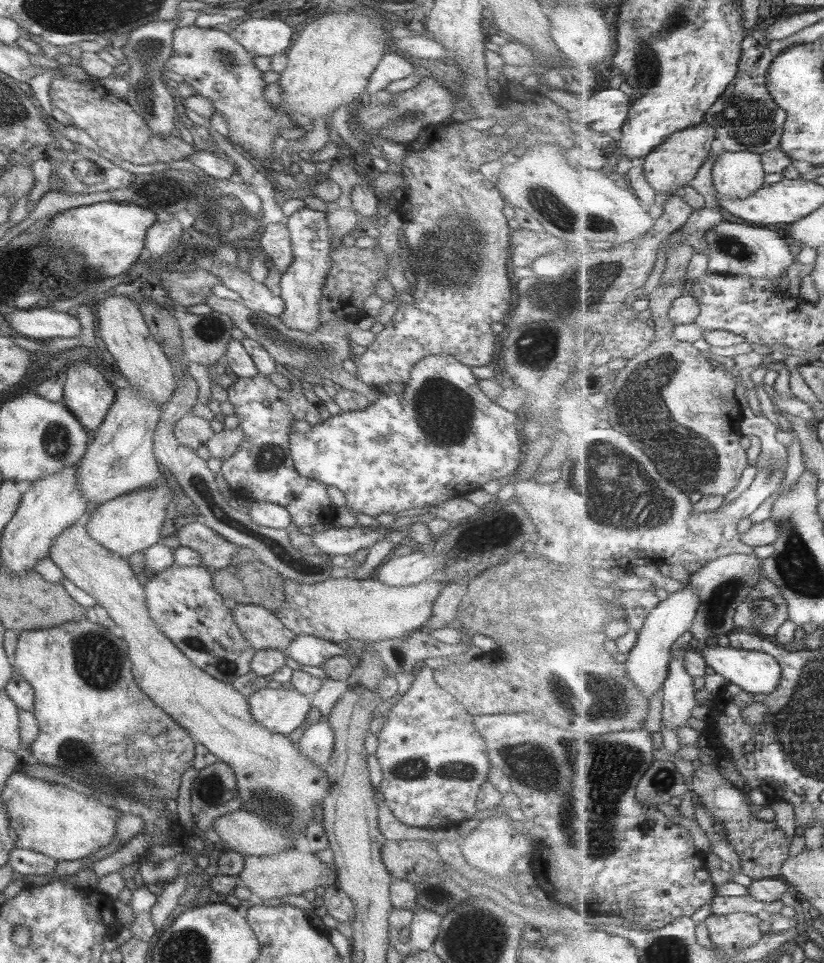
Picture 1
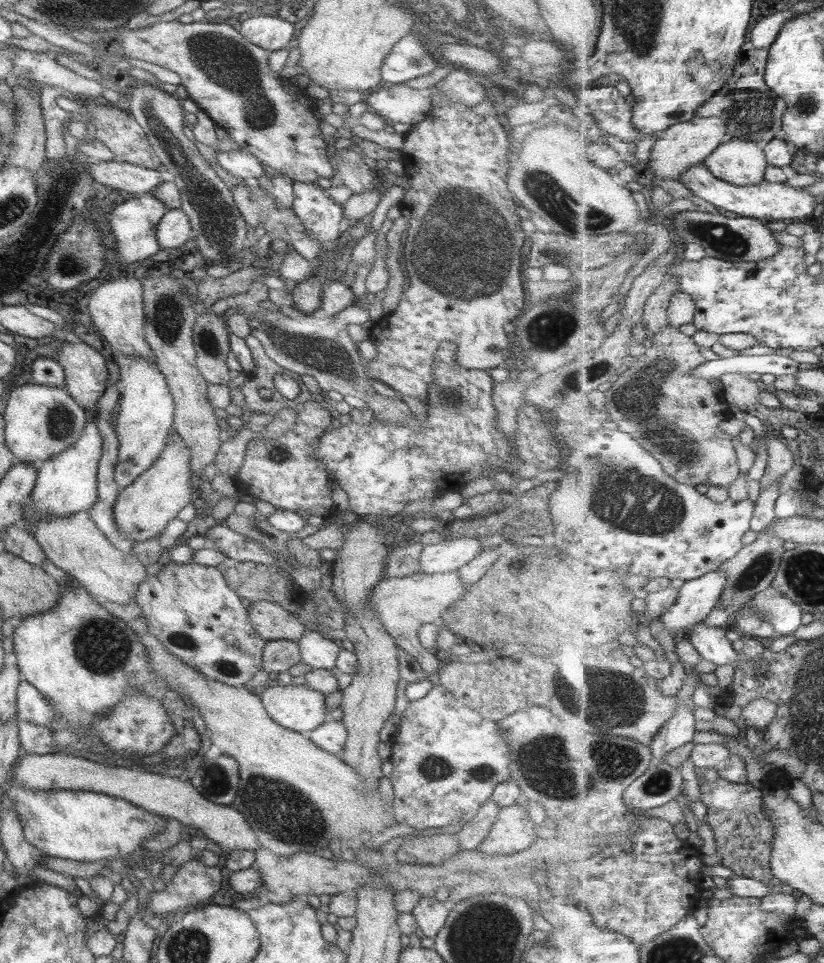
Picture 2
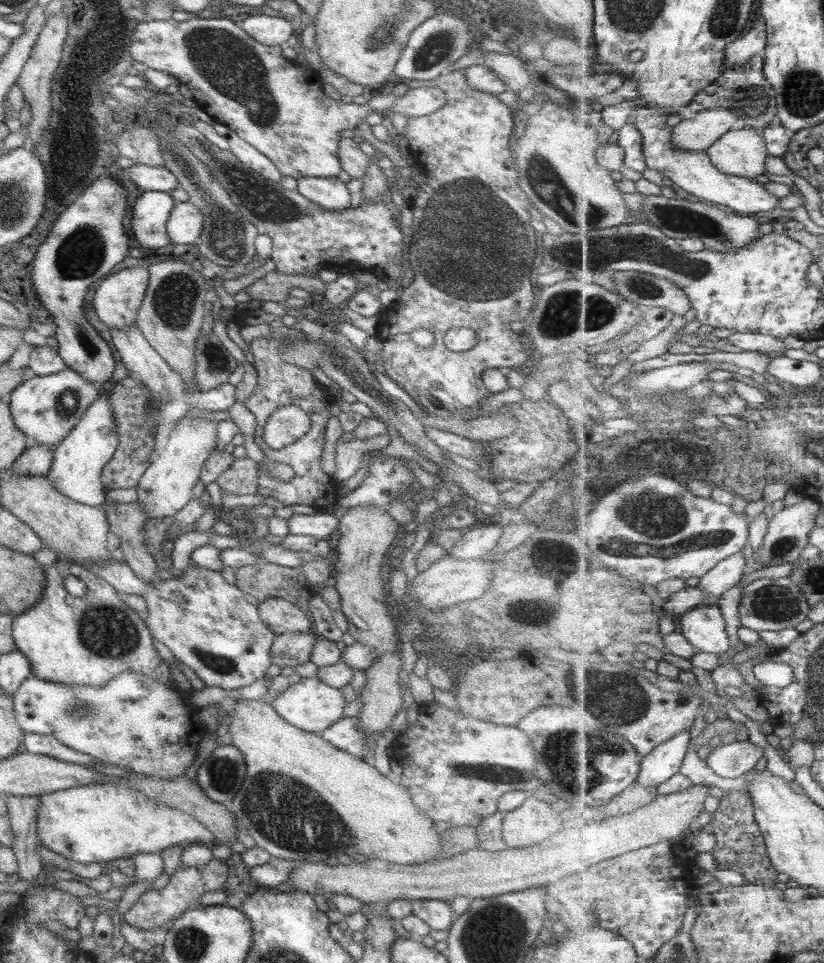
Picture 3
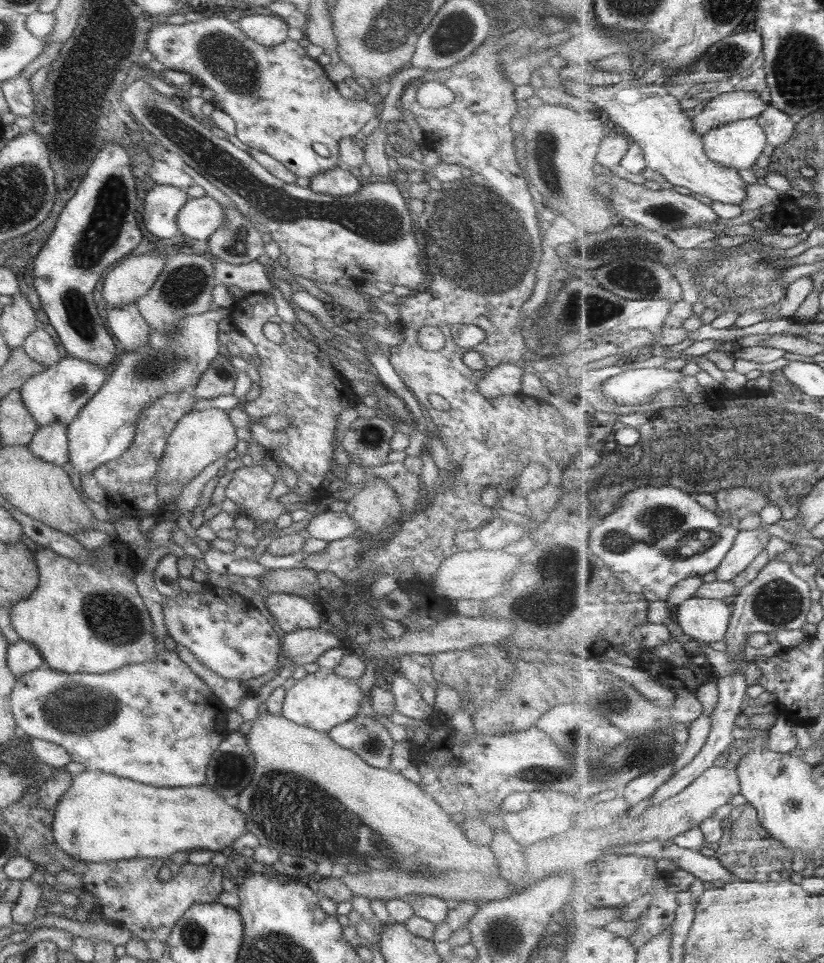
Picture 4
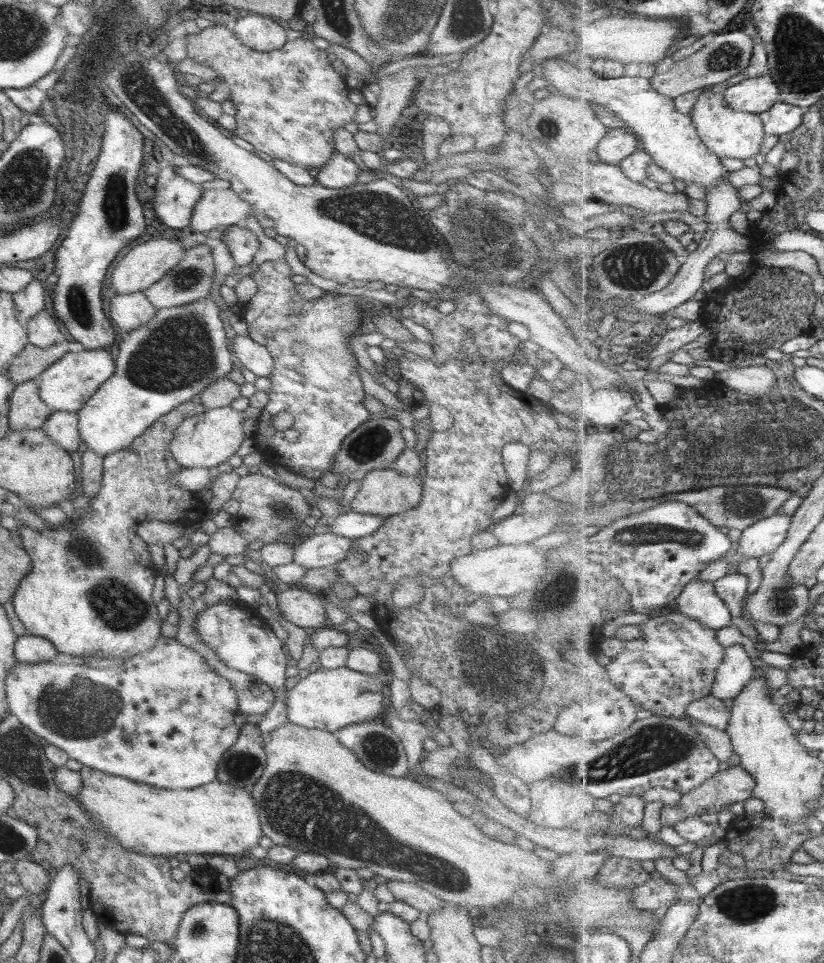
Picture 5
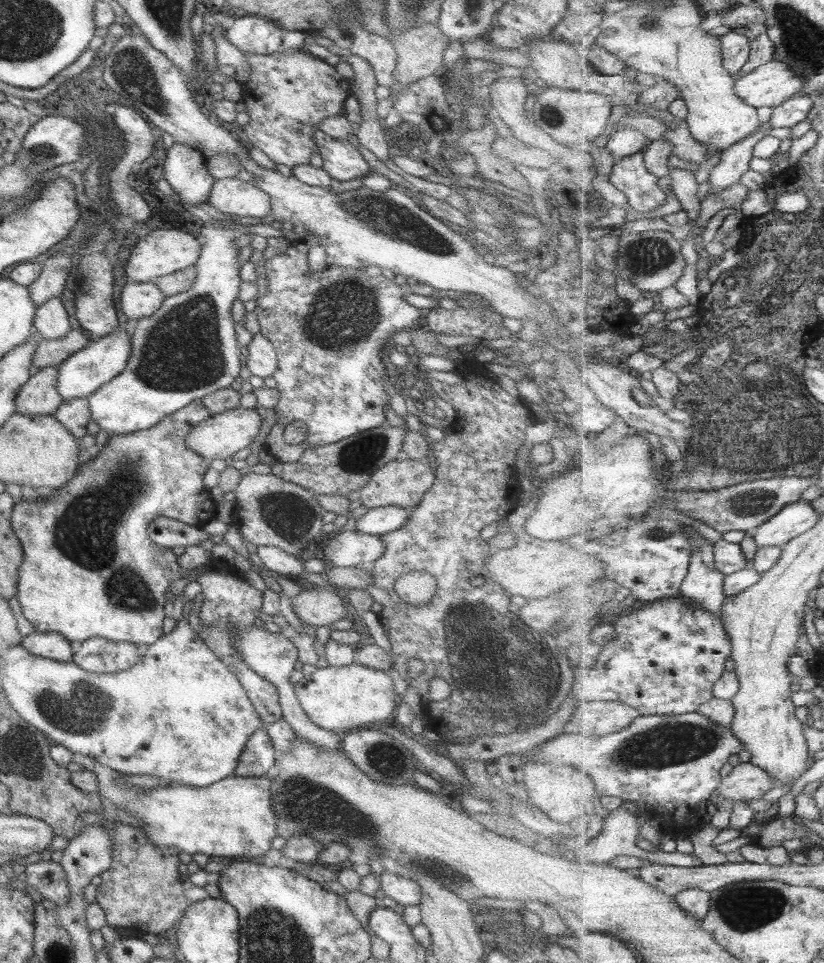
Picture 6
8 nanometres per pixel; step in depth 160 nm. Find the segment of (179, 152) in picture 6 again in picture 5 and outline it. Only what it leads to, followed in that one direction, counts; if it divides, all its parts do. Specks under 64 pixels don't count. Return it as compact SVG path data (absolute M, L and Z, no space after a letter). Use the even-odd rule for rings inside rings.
M167 164L157 172L155 218L167 228L183 228L190 221L193 207L201 196L201 187L185 180Z

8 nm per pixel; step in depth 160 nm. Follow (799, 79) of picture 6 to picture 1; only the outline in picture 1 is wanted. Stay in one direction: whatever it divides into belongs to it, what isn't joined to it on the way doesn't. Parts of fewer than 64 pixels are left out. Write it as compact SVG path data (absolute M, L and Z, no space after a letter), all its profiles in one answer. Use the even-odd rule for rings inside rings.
M707 122L671 133L662 145L655 147L644 158L645 179L651 184L653 190L670 192L673 195L675 190L691 184L694 178L698 176L699 170L711 157L713 140L715 140L715 127Z

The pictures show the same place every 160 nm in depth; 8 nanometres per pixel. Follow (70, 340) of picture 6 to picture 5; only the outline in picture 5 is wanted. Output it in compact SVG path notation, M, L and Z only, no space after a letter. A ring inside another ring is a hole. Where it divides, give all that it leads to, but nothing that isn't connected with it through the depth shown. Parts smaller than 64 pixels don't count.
M63 341L39 348L27 343L10 360L5 372L15 385L31 380L67 353L67 344L69 342Z

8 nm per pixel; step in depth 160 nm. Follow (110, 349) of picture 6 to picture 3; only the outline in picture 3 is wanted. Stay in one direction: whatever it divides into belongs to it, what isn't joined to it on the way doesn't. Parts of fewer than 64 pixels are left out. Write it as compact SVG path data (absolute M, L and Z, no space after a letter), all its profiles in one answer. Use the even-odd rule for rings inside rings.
M65 367L55 374L47 376L31 375L9 394L7 408L11 413L13 424L25 437L25 446L35 444L55 446L73 428L81 418L87 406L98 397L98 385L78 376L76 372Z

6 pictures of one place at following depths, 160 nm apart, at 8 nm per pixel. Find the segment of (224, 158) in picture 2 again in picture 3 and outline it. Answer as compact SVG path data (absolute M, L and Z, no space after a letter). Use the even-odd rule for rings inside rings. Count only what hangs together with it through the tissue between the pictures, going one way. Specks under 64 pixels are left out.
M213 120L212 127L219 137L223 136L225 138L227 150L231 151L231 154L236 156L241 164L244 164L254 174L260 174L262 177L272 181L279 181L282 174L275 168L269 158L264 157L252 146L249 146L227 126Z

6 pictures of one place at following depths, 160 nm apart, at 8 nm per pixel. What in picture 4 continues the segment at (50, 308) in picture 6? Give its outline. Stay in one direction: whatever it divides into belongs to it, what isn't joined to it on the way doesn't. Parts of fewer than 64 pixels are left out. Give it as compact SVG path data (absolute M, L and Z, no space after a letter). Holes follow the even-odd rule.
M39 325L31 334L27 334L20 347L29 358L42 364L44 368L54 365L61 358L58 344Z

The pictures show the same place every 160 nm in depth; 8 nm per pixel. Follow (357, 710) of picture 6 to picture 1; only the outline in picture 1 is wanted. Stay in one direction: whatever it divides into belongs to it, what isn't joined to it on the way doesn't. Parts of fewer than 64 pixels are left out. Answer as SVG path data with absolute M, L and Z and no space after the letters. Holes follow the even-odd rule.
M282 686L279 688L261 688L249 695L246 701L248 712L251 713L253 720L267 728L267 730L275 732L275 734L281 734L281 736L286 736L296 728L299 728L311 707L309 698L304 694L295 689L285 689Z

